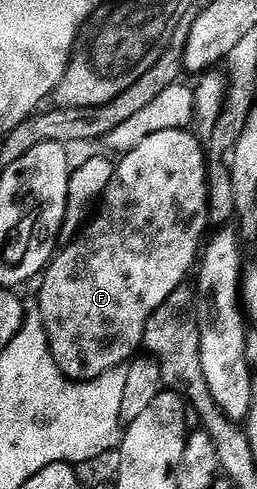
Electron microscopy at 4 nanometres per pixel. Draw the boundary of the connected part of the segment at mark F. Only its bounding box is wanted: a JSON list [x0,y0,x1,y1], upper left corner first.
[38,129,210,382]

